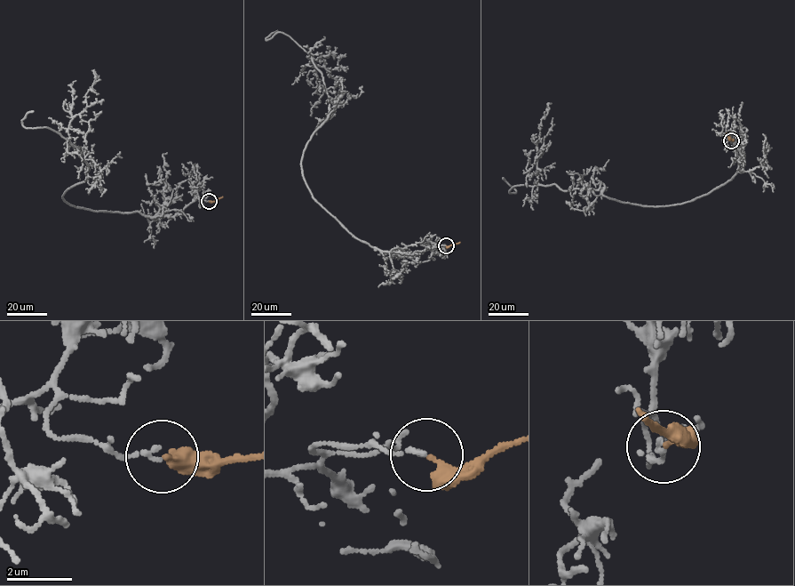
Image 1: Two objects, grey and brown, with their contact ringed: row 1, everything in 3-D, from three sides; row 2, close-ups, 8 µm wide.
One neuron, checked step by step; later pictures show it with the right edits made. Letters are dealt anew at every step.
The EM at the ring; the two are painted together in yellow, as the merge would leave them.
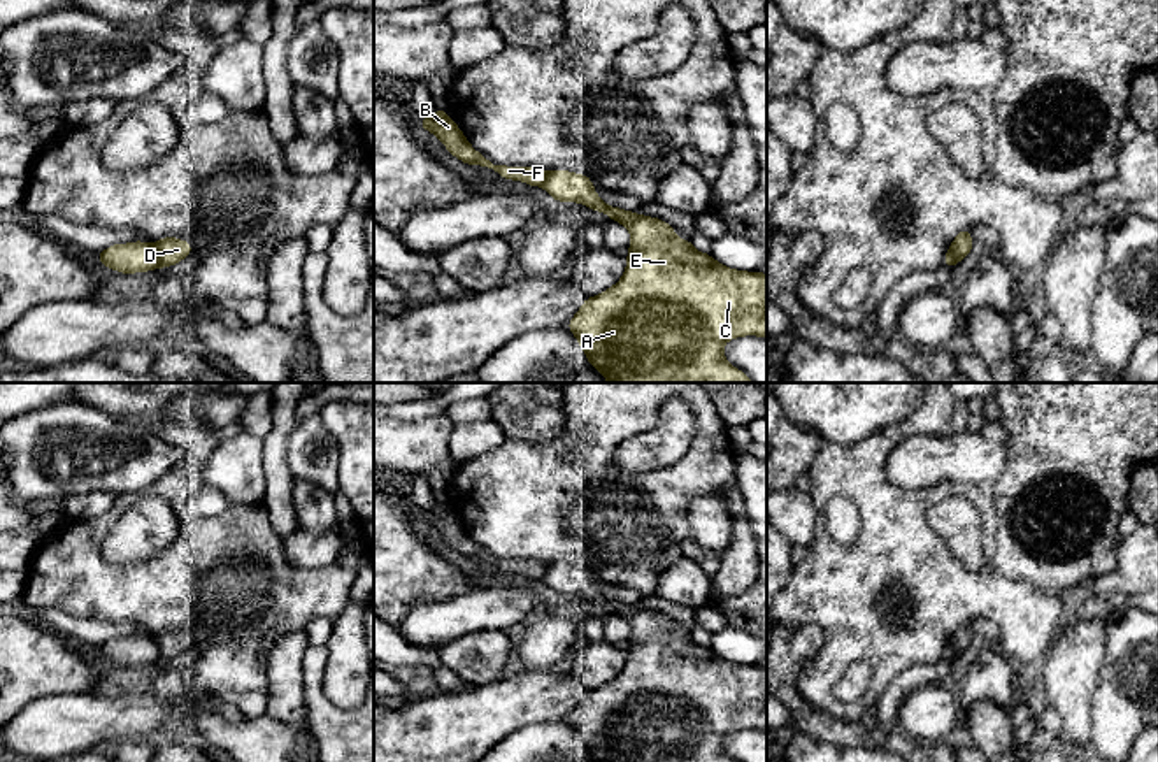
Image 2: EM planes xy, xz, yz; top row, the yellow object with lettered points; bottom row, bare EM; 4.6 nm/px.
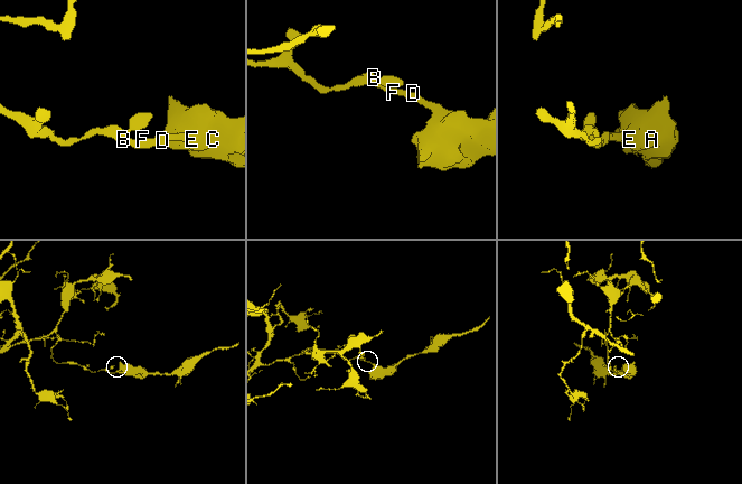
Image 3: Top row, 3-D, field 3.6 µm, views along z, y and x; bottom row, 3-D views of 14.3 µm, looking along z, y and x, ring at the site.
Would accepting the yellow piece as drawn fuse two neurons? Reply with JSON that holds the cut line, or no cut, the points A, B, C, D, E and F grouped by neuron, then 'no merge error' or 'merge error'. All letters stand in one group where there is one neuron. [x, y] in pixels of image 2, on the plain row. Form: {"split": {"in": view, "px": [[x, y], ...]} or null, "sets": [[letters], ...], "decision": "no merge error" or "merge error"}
{"split": {"in": "xy", "px": [[153, 638], [162, 659]]}, "sets": [["A", "C", "D", "E"], ["B", "F"]], "decision": "merge error"}

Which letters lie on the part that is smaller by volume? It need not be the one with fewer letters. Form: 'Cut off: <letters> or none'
Cut off: A, C, D, E

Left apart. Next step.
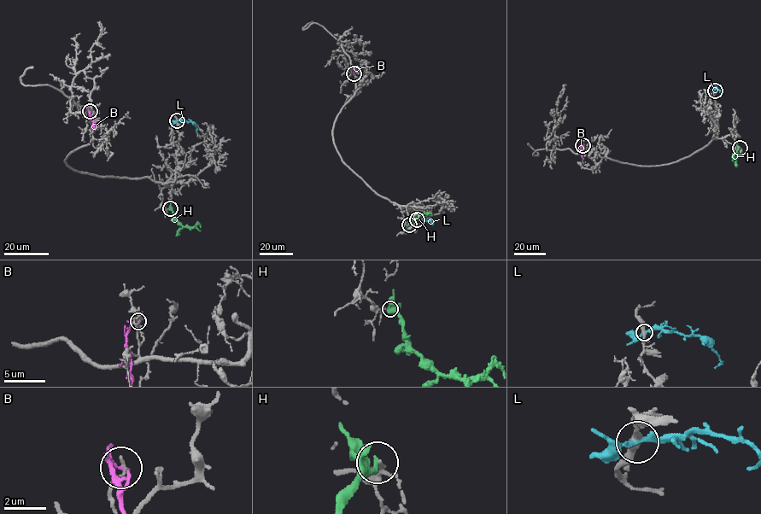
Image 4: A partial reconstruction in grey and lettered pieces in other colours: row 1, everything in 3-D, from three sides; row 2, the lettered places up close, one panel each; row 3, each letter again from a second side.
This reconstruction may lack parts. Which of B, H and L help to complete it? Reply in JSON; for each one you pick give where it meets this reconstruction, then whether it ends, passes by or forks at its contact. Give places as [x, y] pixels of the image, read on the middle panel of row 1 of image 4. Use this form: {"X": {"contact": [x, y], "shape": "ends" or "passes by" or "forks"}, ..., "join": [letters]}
{"join": []}

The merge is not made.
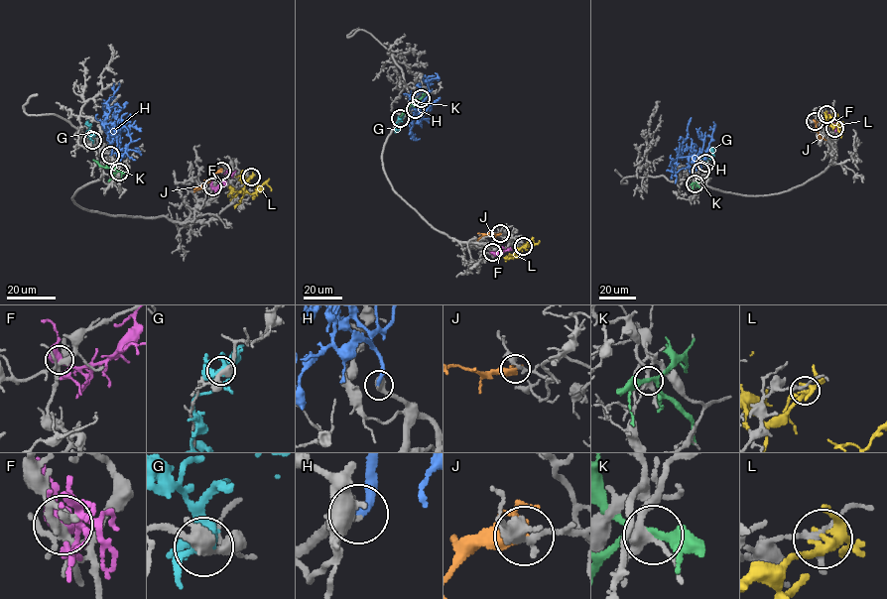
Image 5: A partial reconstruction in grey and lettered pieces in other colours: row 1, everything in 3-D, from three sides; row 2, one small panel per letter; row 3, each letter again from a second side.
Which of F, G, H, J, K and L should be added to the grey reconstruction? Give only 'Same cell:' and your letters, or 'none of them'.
Same cell: H, J

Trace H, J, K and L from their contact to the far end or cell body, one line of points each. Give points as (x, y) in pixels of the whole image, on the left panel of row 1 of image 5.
H: (111, 155), (112, 143), (103, 127), (109, 107), (106, 101), (119, 82)
J: (221, 171), (193, 191)
K: (119, 172), (104, 168), (92, 160)
L: (251, 177), (245, 183), (245, 191), (254, 193), (266, 183), (271, 190)

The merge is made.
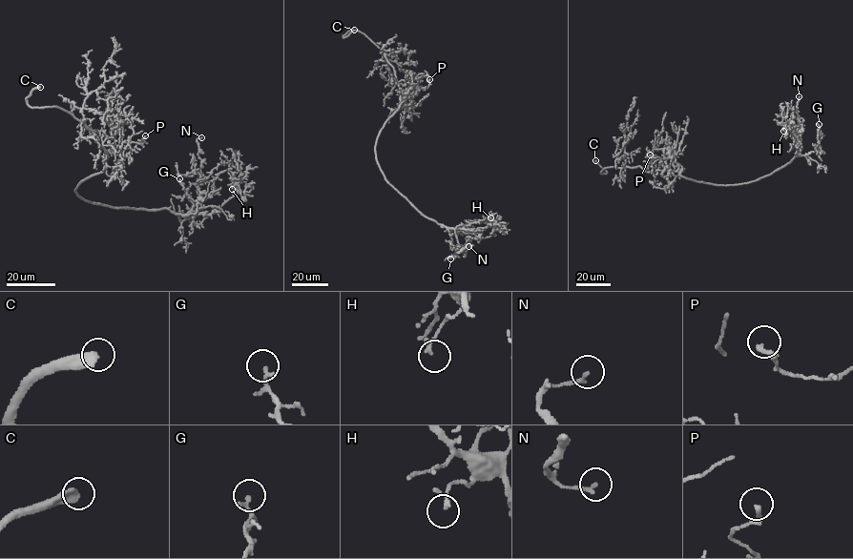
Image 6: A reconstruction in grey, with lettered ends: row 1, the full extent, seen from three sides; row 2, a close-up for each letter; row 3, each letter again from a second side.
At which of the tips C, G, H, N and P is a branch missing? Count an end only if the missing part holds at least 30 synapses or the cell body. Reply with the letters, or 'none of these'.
C

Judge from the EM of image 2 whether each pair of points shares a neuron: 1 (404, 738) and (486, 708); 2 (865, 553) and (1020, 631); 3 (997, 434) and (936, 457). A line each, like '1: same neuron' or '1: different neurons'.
1: same neuron
2: same neuron
3: different neurons

